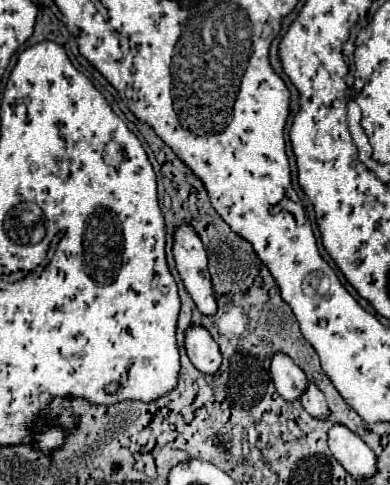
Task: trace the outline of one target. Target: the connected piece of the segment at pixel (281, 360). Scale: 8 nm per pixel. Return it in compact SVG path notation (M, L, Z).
M275 354L273 362L271 362L271 376L273 376L277 392L287 402L299 400L301 394L309 386L309 380L303 374L303 370L289 356L285 356L285 354Z

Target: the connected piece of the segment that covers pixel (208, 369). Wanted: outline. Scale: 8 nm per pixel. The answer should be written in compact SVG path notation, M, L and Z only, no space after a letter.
M191 326L185 336L185 350L193 366L203 374L217 374L221 366L221 352L217 342L203 326Z

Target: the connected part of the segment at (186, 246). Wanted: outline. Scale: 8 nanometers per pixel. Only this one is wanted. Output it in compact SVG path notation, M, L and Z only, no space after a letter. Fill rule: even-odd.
M183 224L175 232L173 256L177 262L177 272L191 294L195 306L201 314L211 316L217 312L217 302L213 294L211 276L207 270L207 254L205 248L189 224Z

